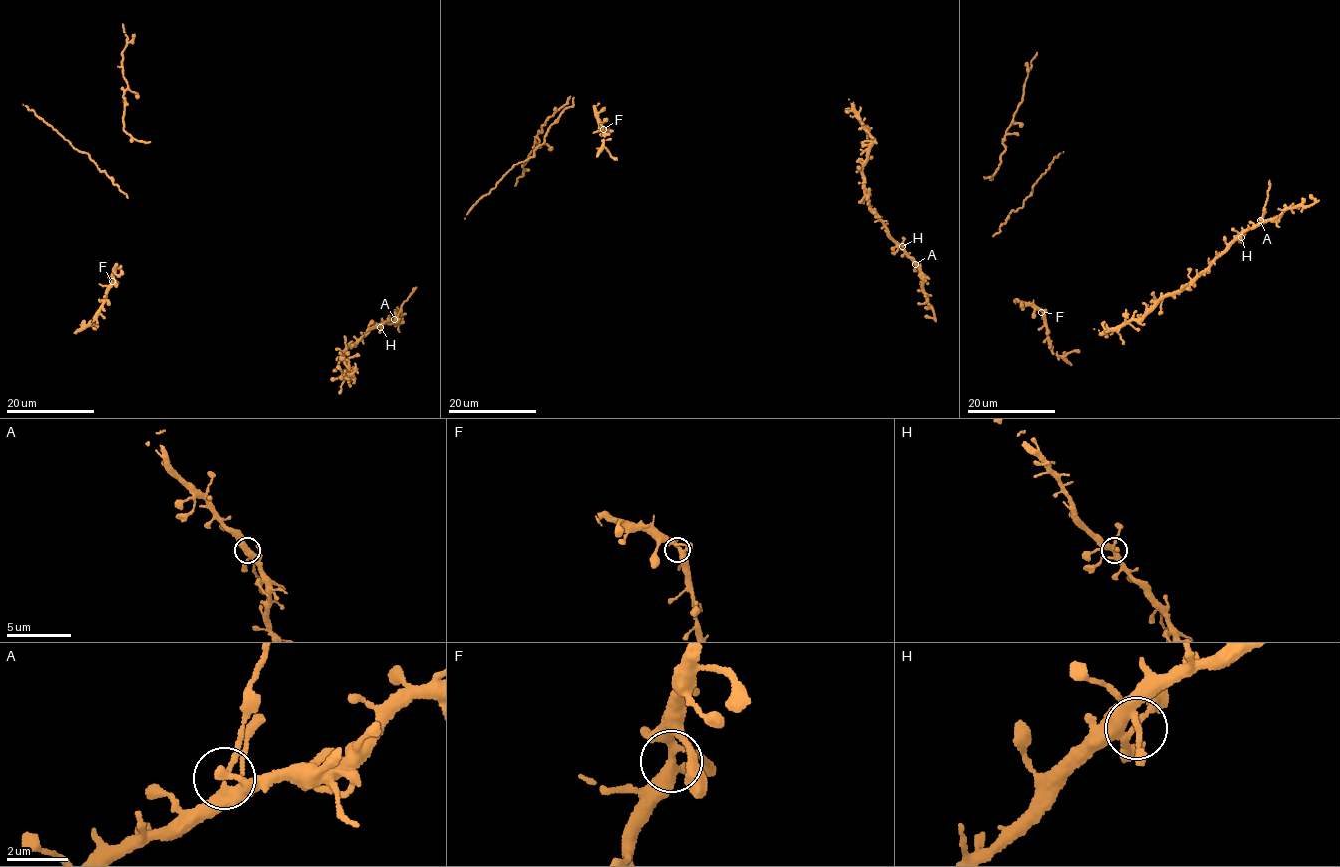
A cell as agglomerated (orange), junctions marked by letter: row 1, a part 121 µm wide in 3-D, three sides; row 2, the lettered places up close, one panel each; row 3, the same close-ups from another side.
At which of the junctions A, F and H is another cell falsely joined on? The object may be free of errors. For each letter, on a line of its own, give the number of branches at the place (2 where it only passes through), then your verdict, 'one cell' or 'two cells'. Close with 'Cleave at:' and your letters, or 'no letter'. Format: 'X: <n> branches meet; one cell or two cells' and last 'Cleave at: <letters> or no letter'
A: 4 branches meet; two cells
F: 3 branches meet; one cell
H: 4 branches meet; one cell
Cleave at: A

